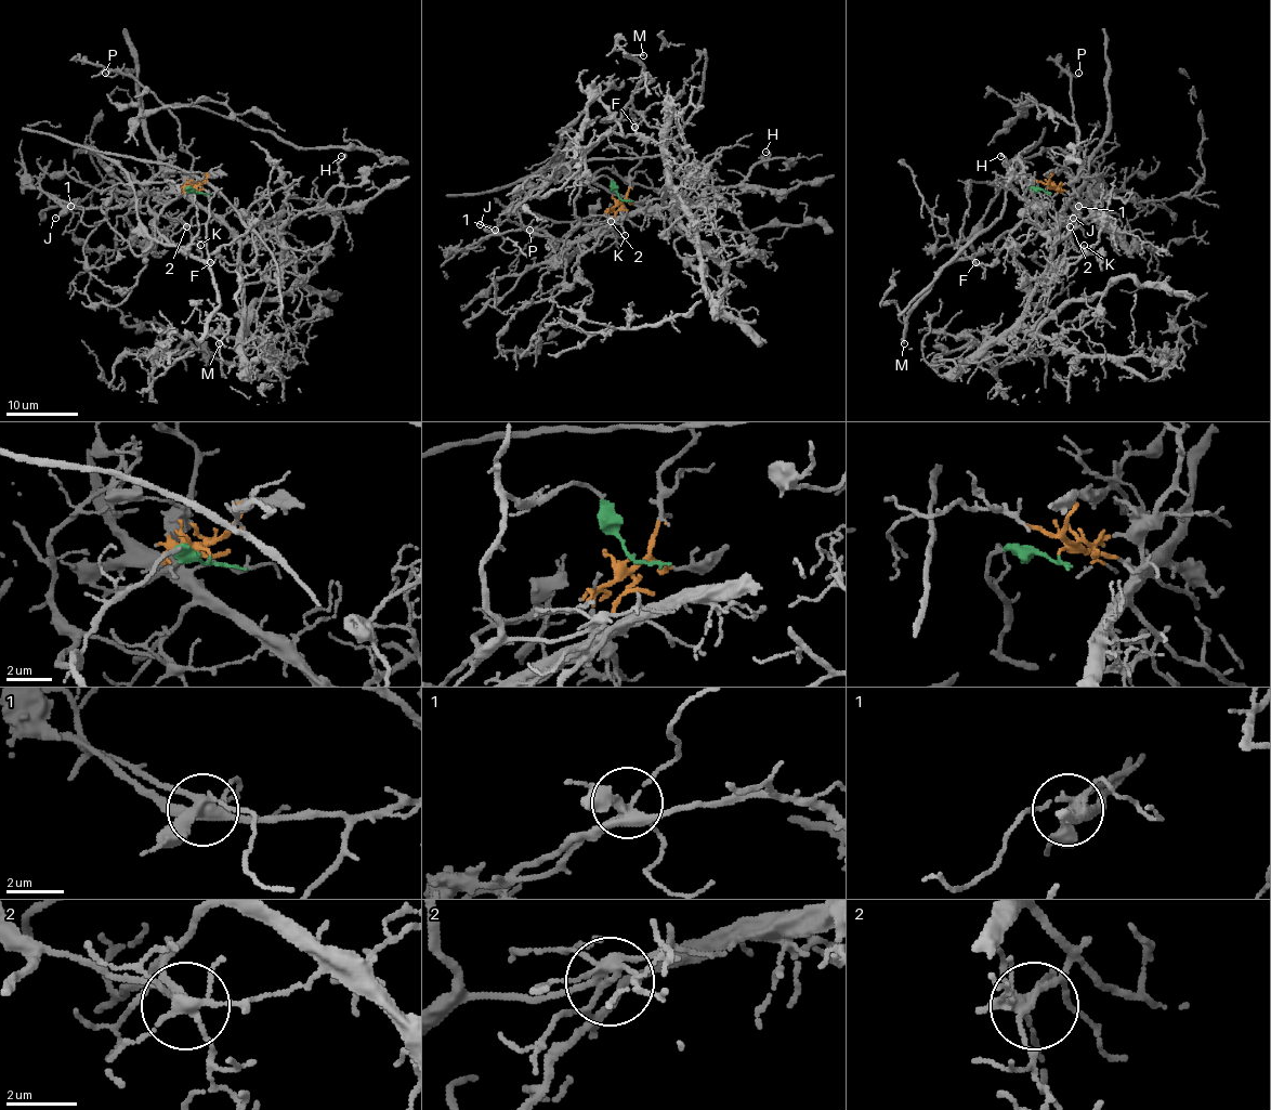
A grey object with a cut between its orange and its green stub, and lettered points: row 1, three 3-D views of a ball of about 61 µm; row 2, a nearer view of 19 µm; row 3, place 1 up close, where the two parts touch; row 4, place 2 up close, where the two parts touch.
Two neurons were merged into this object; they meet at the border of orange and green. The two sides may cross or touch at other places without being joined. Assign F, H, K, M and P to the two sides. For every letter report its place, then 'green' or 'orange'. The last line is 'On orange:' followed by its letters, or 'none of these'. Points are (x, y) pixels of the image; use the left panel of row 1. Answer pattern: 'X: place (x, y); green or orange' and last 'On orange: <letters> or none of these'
F: place (210, 262); green
H: place (341, 156); orange
K: place (200, 245); orange
M: place (219, 343); green
P: place (105, 73); orange
On orange: H, K, P

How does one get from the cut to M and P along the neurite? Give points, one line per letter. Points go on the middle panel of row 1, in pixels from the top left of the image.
M: (621, 197), (605, 175), (585, 181), (579, 166), (615, 125), (636, 90), (643, 67), (632, 54), (643, 54)
P: (621, 197), (610, 211), (616, 235), (602, 226), (549, 219), (528, 230)

